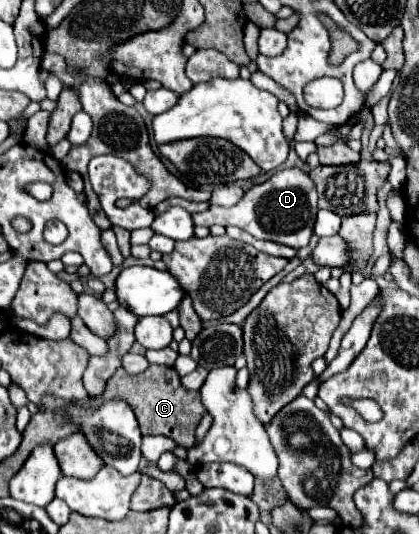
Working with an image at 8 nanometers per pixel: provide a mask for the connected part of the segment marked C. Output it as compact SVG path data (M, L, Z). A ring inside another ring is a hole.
M149 365L143 373L137 375L129 375L123 367L119 367L113 373L107 393L103 397L125 399L135 411L143 435L167 435L173 437L185 449L193 447L195 427L201 421L201 417L207 413L207 409L199 399L199 391L185 389L179 381L177 371L167 365Z

